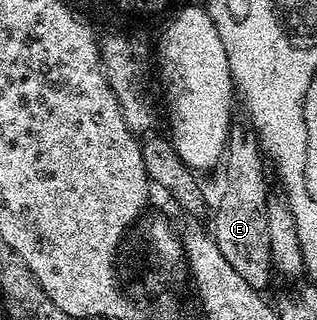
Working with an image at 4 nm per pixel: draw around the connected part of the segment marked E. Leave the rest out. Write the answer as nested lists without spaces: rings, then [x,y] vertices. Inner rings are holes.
[[[236,122],[227,141],[225,167],[227,163],[227,184],[215,211],[213,234],[217,249],[225,256],[225,261],[248,285],[266,289],[273,280],[271,254],[269,253],[269,221],[265,221],[267,208],[267,171],[265,156],[259,145],[259,136],[246,122]],[[263,163],[264,167],[263,168]],[[267,170],[267,171],[266,171]]]

